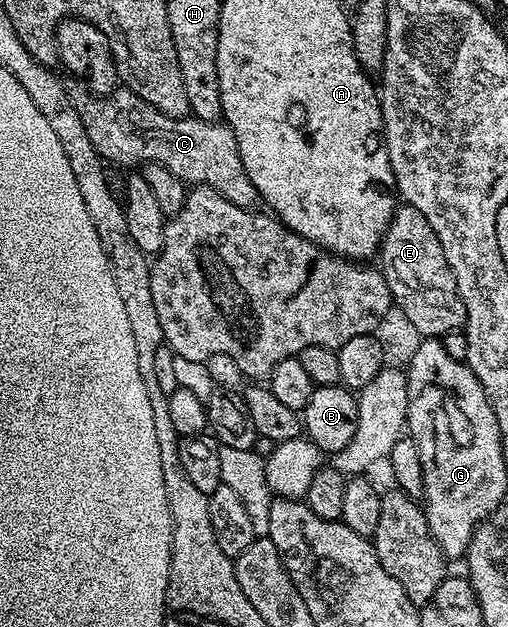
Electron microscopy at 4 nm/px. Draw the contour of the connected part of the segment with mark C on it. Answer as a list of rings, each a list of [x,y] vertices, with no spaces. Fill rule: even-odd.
[[[74,76],[64,77],[63,87],[69,100],[73,100],[73,108],[77,108],[77,116],[81,116],[81,124],[85,124],[85,132],[89,132],[89,140],[93,140],[93,148],[108,163],[128,168],[156,162],[169,168],[183,183],[213,188],[238,206],[251,208],[260,201],[226,122],[206,122],[194,116],[170,118],[131,90],[116,88],[112,94],[94,94]]]

